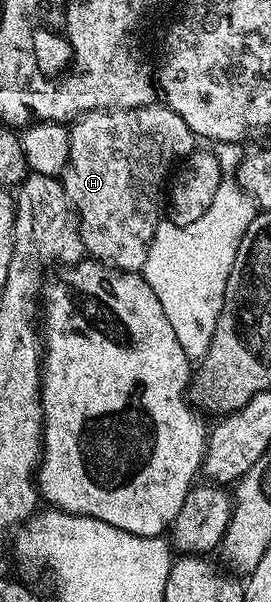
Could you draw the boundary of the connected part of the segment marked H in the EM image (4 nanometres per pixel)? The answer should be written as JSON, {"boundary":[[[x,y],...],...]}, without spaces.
{"boundary":[[[163,103],[133,109],[96,109],[71,122],[68,133],[69,155],[62,182],[79,218],[81,243],[85,254],[114,269],[122,269],[125,273],[143,270],[148,248],[154,239],[154,231],[162,220],[160,196],[163,193],[165,196],[166,182],[174,166],[193,152],[194,134],[190,127],[186,127],[182,115],[178,115]]]}

